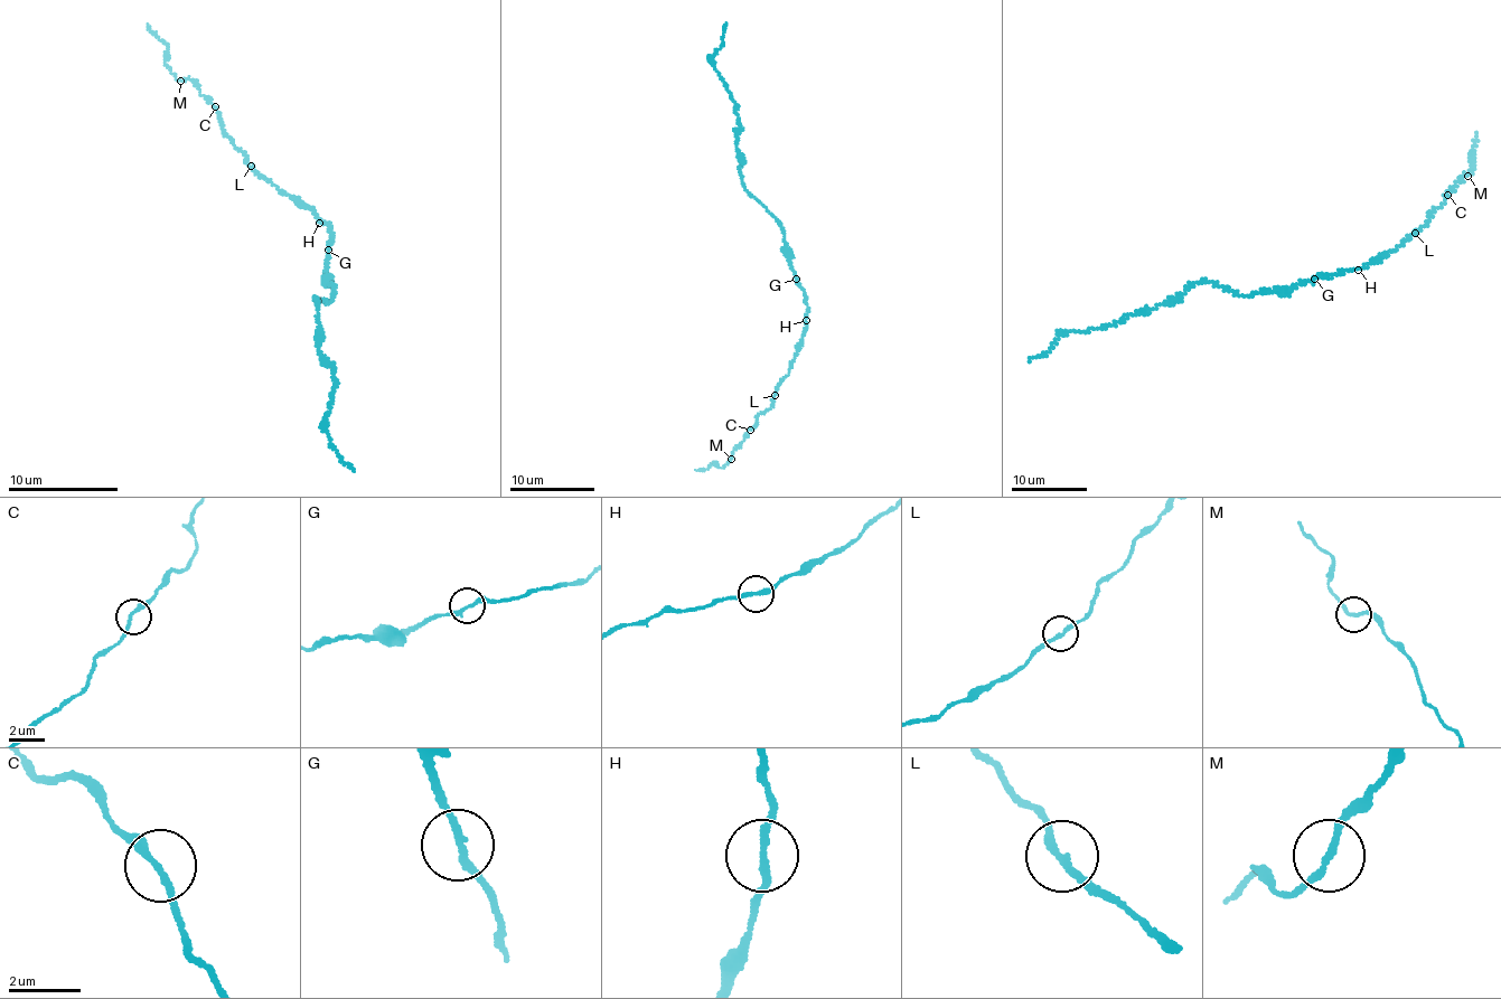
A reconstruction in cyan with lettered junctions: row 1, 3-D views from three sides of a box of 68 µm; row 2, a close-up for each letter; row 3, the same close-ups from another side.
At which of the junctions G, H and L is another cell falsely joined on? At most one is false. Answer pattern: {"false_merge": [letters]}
{"false_merge": []}

